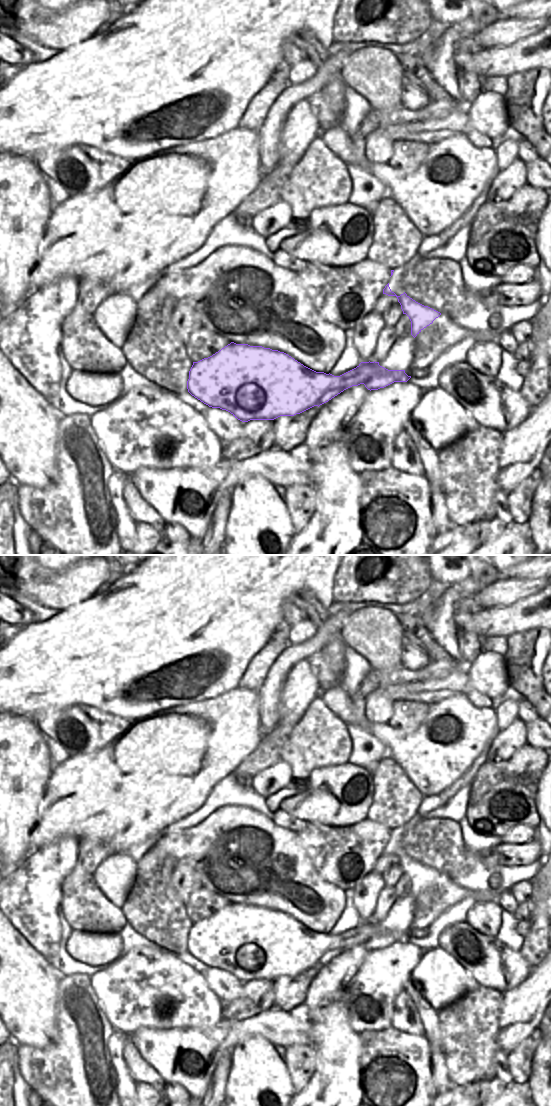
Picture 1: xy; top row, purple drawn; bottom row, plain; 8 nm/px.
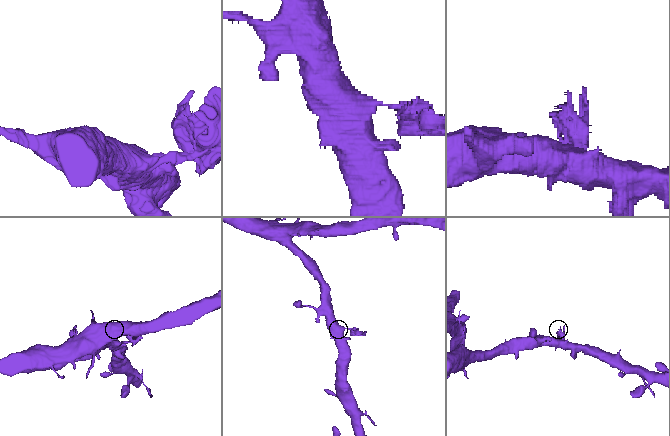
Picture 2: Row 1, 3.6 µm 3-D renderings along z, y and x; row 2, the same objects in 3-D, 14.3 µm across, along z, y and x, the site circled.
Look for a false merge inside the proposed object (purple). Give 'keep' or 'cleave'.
keep

